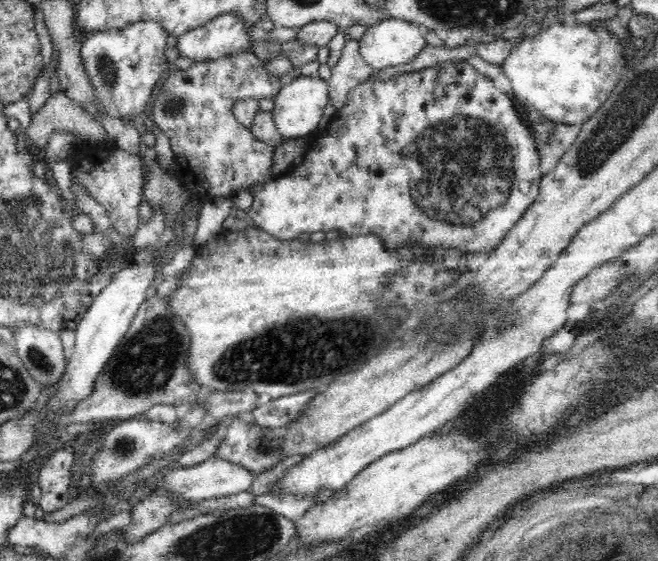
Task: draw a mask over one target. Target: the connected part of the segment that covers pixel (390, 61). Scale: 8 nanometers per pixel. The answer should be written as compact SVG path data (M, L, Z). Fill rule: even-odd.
M396 18L384 19L362 33L359 52L376 70L410 62L428 45L421 27Z

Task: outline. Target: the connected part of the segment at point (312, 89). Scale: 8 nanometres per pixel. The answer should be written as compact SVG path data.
M305 76L295 78L289 84L285 84L274 99L275 103L271 113L274 115L278 131L284 140L295 138L309 138L316 131L324 108L329 102L329 83L319 76Z

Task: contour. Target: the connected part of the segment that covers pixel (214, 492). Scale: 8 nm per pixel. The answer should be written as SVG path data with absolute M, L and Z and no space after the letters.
M215 456L194 467L177 467L172 471L165 471L165 475L164 487L160 487L160 491L164 490L180 502L197 503L204 499L210 500L251 490L254 480L254 474L240 464L232 464L228 460Z

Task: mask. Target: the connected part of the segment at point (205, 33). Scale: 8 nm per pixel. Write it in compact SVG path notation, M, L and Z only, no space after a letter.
M224 13L216 16L202 26L197 26L189 30L186 34L181 34L177 38L176 48L178 48L179 56L194 60L195 63L205 63L218 60L218 58L226 56L235 56L240 54L242 50L254 51L256 41L250 40L250 30L254 25L248 21L244 21L240 15L236 13Z

